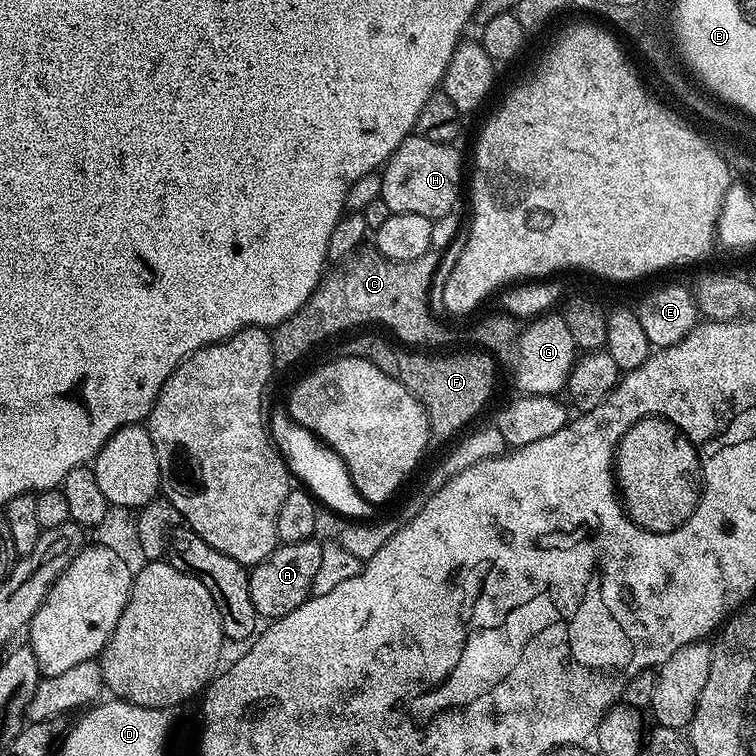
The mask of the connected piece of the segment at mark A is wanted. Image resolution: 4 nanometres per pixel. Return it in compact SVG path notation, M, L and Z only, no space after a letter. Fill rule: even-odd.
M315 539L280 544L261 564L251 565L248 573L250 602L254 602L257 617L271 622L298 610L313 595L320 567L324 564L324 552Z

